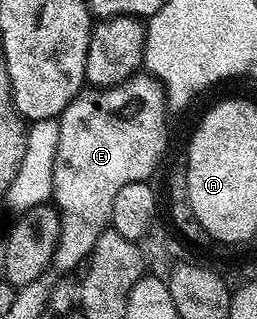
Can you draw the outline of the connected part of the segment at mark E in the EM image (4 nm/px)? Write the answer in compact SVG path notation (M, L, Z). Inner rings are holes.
M143 72L115 86L84 89L63 109L57 119L59 135L51 184L51 198L59 216L59 239L51 260L52 271L59 274L78 271L90 258L97 236L111 226L113 200L117 200L117 192L121 192L125 184L145 182L152 177L150 174L158 168L167 150L167 109L169 103L162 85Z

